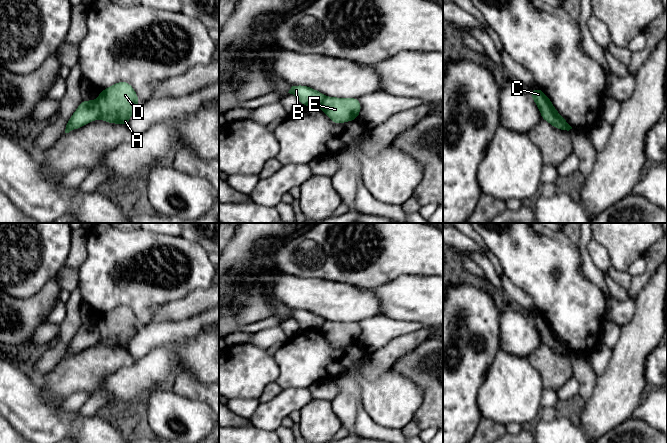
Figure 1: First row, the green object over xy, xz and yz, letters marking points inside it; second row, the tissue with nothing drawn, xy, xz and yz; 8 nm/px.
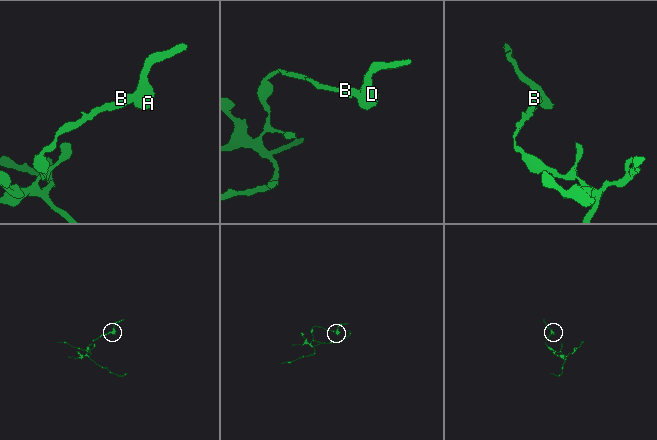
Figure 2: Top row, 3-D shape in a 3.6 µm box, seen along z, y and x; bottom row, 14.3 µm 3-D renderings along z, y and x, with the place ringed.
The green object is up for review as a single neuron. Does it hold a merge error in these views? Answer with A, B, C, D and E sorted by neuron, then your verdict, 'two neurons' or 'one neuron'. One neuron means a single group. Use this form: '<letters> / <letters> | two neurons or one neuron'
A C D E / B | two neurons

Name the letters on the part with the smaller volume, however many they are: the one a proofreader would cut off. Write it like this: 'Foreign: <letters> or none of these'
Foreign: A, C, D, E

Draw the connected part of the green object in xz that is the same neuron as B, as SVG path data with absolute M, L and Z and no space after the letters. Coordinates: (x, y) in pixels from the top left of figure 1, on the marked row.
M303 85L292 86L288 93L295 95L302 107L309 105L320 106L326 97L323 93Z

